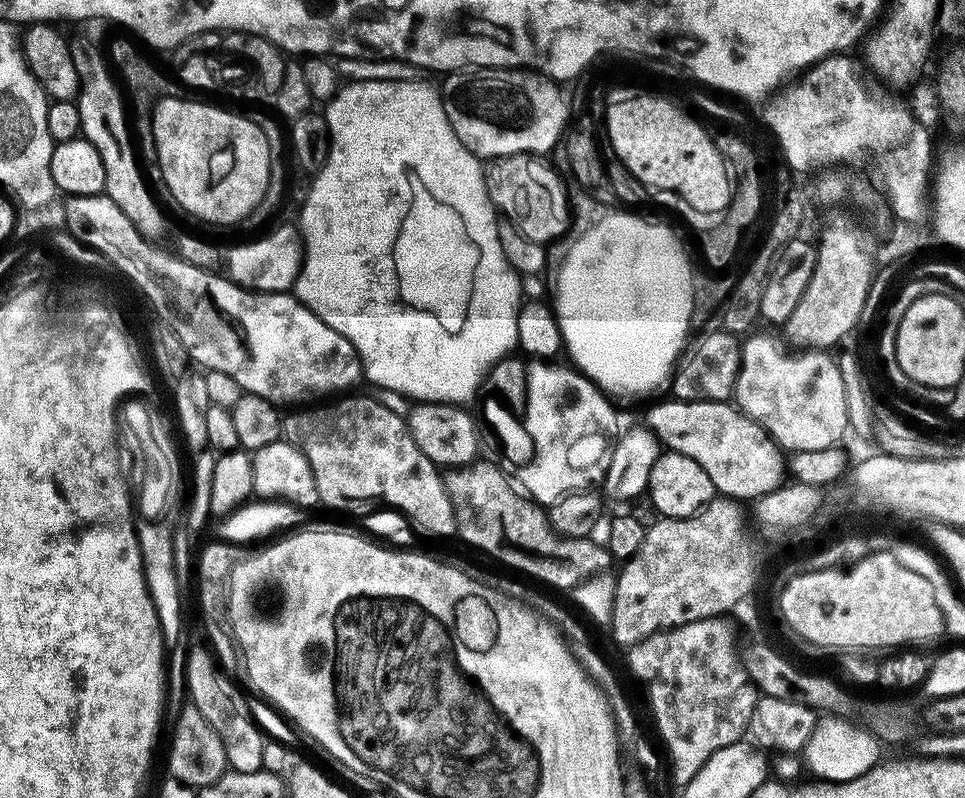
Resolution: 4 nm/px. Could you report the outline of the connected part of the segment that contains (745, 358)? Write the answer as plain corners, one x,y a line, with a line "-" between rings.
751,336
742,344
740,373
734,389
734,400
740,411
757,420
781,449
789,453
839,445
844,431
847,433
850,427
846,390
837,361
828,357
827,351
808,350
794,360
775,364
771,342
764,336

